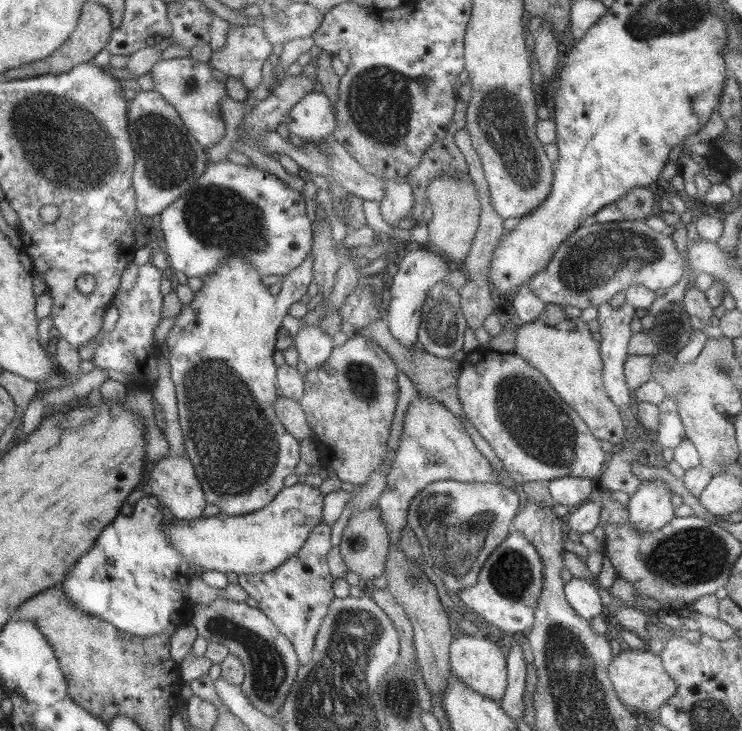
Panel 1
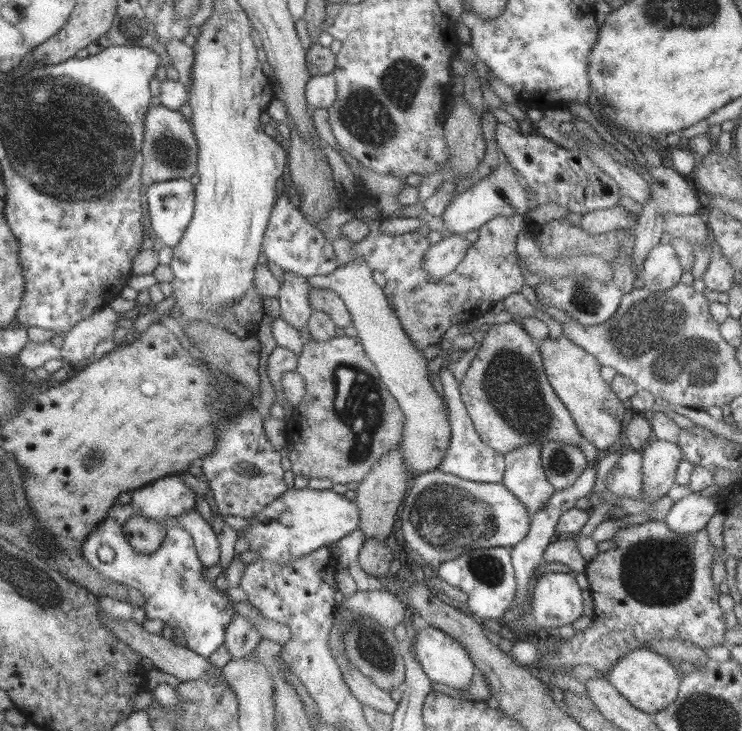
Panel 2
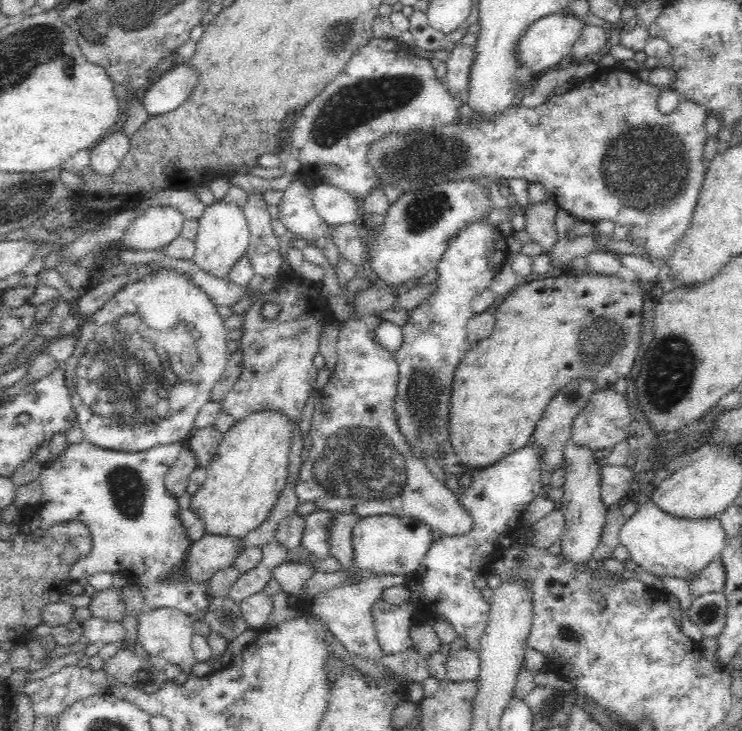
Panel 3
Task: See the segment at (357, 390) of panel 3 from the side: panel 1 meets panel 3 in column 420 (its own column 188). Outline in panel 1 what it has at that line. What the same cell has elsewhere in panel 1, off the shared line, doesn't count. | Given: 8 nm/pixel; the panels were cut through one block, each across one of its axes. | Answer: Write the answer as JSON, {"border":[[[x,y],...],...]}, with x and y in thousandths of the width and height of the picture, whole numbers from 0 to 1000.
{"border":[[[226,614],[226,620],[221,627],[204,632],[204,643],[198,648],[197,662],[197,670],[201,676],[209,677],[218,692],[229,698],[237,711],[268,709],[274,695],[276,695],[278,684],[274,669],[270,666],[260,636],[249,620],[241,624]]]}

